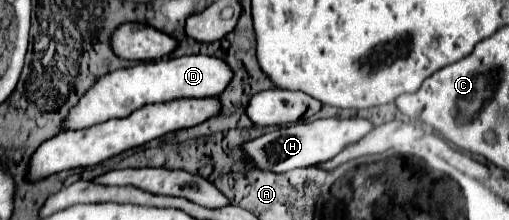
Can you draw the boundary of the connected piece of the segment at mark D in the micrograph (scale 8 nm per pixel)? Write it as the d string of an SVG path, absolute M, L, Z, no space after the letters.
M193 54L181 58L161 58L153 62L141 62L133 68L121 68L105 78L99 78L93 88L79 100L63 122L65 128L81 130L111 118L125 118L129 112L155 102L169 102L175 98L207 98L219 96L233 80L231 66L215 56Z

